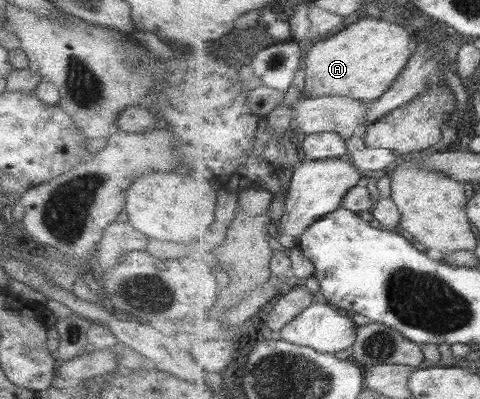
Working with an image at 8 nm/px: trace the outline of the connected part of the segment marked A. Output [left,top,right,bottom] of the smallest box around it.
[302,18,413,103]

